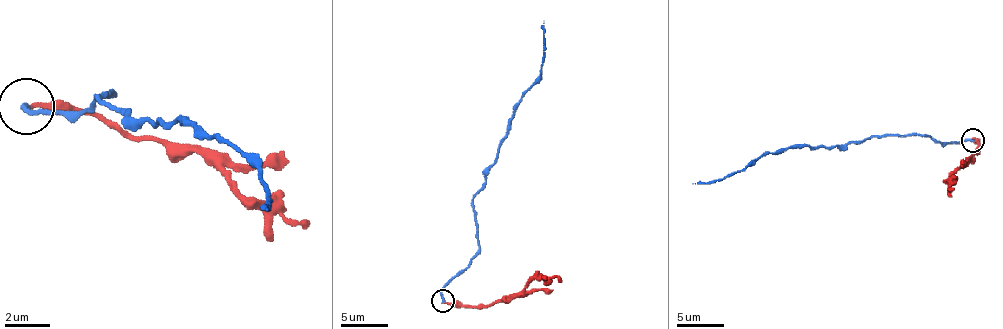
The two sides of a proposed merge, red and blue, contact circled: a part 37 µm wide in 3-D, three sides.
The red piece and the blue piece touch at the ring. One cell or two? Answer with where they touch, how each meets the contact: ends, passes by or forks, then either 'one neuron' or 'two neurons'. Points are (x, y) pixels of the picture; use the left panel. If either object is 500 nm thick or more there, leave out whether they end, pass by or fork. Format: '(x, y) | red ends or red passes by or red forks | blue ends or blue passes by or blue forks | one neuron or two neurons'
(26, 106) | red ends | blue ends | two neurons

